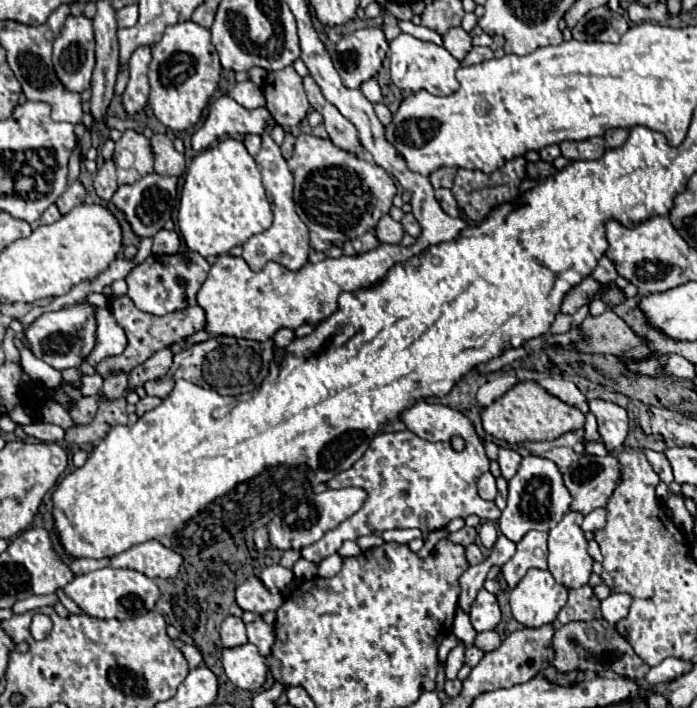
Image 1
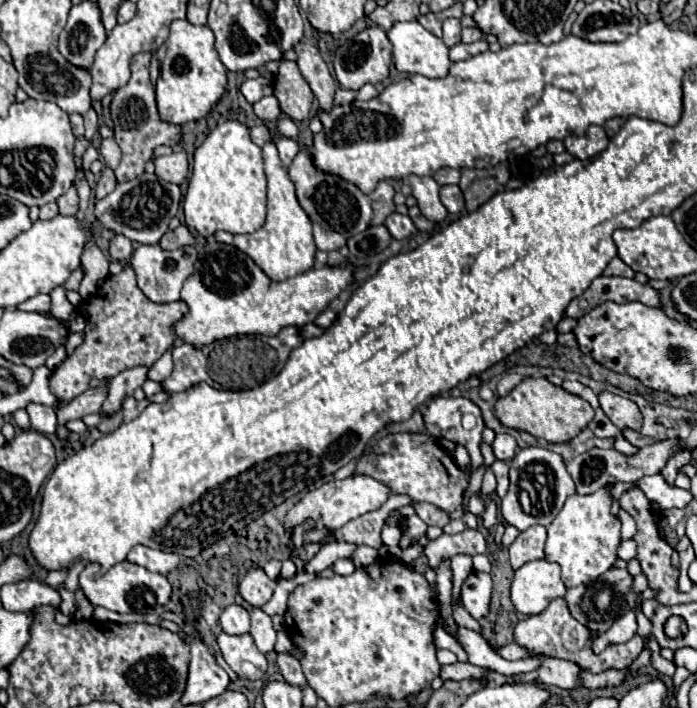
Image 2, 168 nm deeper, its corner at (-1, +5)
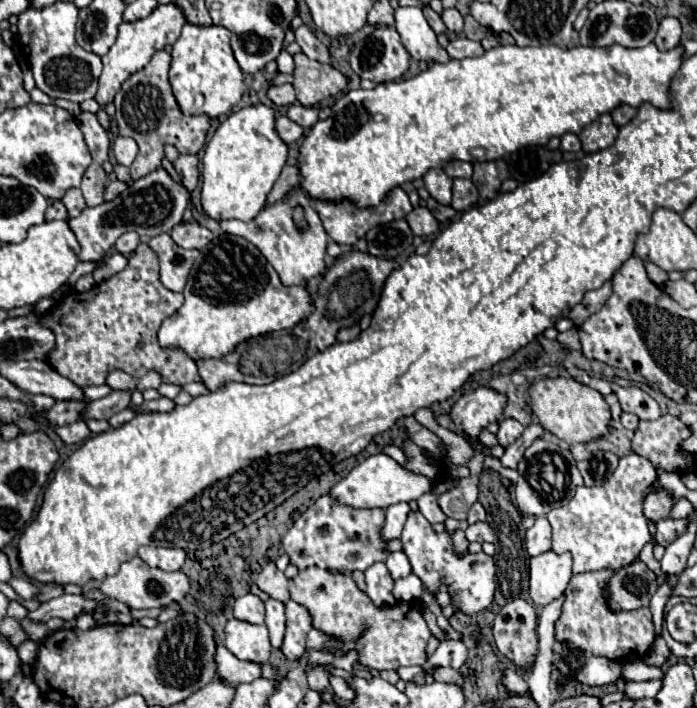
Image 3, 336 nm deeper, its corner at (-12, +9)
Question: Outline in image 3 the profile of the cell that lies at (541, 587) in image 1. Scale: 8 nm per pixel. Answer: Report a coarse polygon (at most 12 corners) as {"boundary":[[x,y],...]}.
{"boundary":[[572,556],[530,558],[530,598],[556,600],[572,578]]}

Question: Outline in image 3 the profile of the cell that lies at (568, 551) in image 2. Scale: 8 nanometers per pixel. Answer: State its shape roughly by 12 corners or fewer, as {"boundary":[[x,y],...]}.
{"boundary":[[630,454],[546,514],[574,574],[628,566],[652,540],[656,472]]}

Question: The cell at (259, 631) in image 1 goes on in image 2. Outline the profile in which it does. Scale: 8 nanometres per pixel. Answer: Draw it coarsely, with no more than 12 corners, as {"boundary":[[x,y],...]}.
{"boundary":[[251,610],[251,636],[263,654],[275,646],[271,618]]}

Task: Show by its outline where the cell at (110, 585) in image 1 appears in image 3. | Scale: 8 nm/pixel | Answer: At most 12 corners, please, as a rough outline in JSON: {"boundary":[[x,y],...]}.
{"boundary":[[134,556],[100,592],[130,608],[162,608],[190,590],[182,570]]}

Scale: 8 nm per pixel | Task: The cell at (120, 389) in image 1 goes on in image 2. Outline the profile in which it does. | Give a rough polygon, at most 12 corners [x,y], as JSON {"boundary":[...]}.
{"boundary":[[109,388],[85,390],[65,408],[57,408],[59,424],[101,412]]}

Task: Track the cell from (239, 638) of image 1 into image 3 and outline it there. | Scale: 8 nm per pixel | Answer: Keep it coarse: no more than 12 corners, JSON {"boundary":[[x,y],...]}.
{"boundary":[[254,594],[236,600],[234,616],[264,624],[264,602]]}

